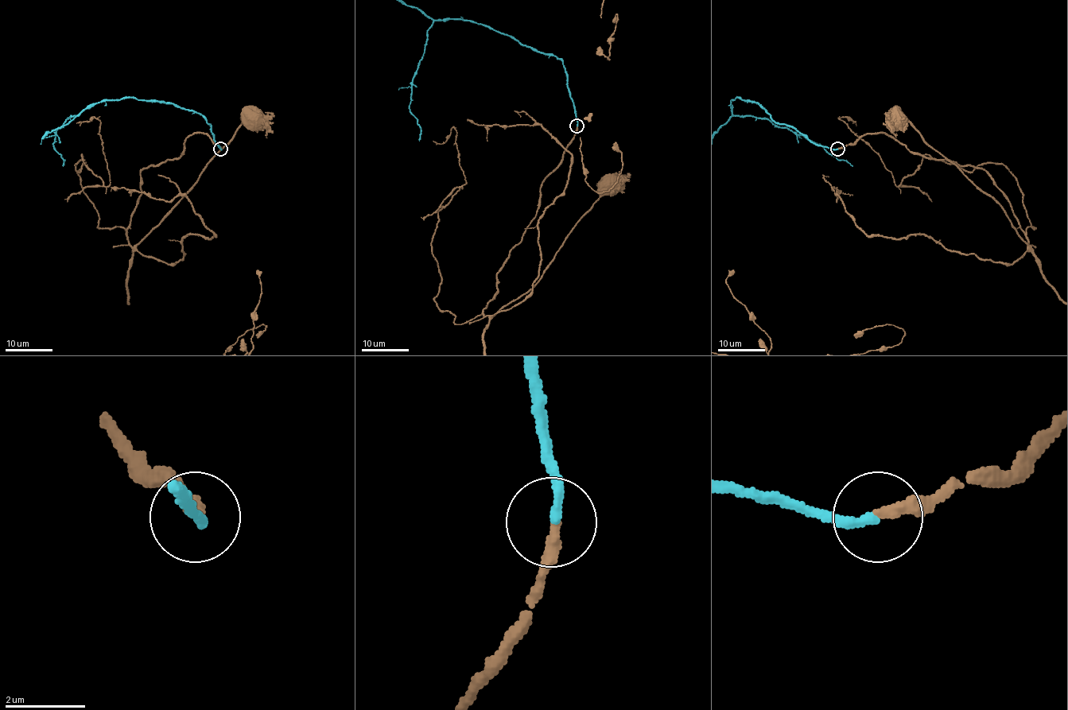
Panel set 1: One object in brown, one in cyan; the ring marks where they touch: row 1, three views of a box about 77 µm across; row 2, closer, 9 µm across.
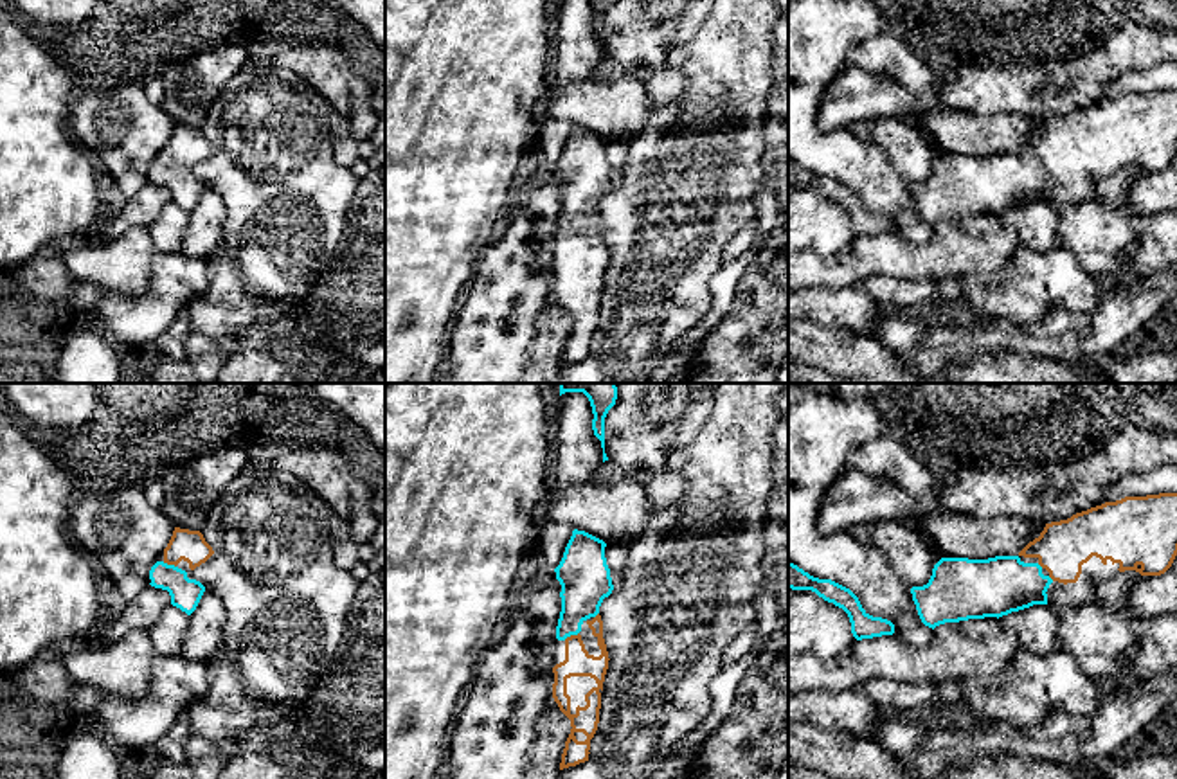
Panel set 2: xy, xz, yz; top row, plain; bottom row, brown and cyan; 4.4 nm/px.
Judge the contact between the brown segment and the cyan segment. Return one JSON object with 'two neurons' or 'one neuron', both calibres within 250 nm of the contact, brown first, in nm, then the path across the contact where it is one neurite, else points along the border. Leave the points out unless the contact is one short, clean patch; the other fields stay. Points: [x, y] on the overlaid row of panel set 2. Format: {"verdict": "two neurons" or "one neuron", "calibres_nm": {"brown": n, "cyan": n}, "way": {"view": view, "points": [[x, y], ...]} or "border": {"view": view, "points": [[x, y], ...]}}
{"verdict": "one neuron", "calibres_nm": {"brown": 120, "cyan": 220}, "way": {"view": "xz", "points": [[578, 662], [571, 635], [571, 616], [585, 582]]}}

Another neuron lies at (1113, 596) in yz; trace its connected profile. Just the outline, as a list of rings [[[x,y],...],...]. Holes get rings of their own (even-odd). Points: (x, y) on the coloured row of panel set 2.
[[[1136,570],[1119,572],[1116,578],[1096,586],[1094,604],[1107,613],[1123,613],[1130,601],[1134,585],[1141,578],[1143,576]]]

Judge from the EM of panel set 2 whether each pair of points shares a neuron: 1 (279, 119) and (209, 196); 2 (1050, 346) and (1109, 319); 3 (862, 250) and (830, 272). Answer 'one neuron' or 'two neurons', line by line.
1: two neurons
2: one neuron
3: one neuron

